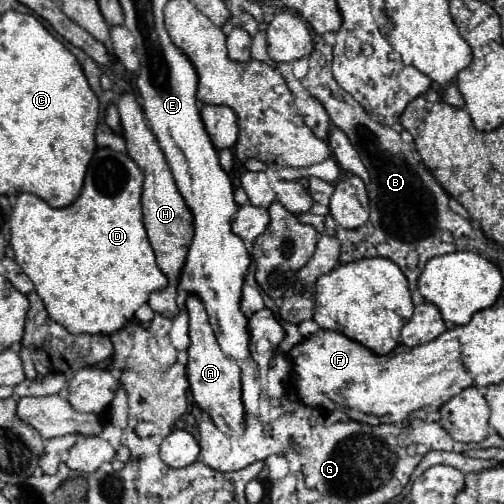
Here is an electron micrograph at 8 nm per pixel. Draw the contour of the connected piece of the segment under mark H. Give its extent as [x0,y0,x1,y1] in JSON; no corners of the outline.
[118,94,194,316]

